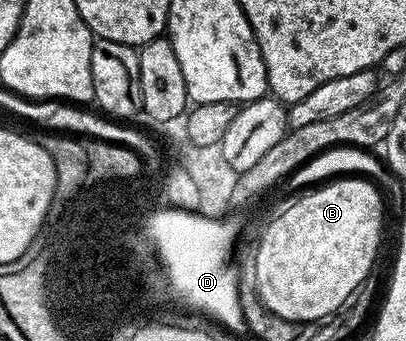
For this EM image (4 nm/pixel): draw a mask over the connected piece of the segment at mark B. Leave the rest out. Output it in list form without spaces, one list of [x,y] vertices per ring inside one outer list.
[[[335,178],[298,197],[263,230],[254,252],[252,283],[272,314],[295,322],[325,320],[355,295],[353,292],[374,268],[382,244],[383,193],[366,178]]]

